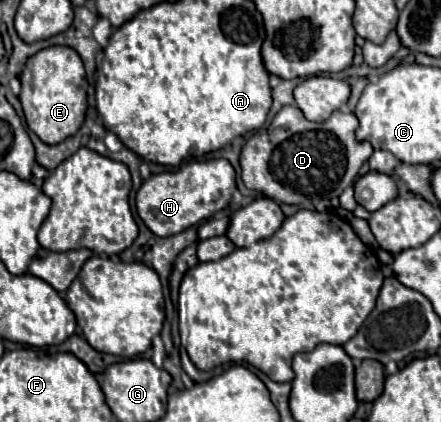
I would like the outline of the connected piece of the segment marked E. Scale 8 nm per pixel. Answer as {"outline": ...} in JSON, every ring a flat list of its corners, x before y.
{"outline":[[46,47,40,49,36,55,28,57,22,73,20,73,20,83,22,83,22,91,20,91,20,103,24,109,24,117,26,117,26,125,48,145,56,145,60,141,64,141,66,137,70,137,72,133,76,133,84,121,86,115,86,91,82,89,84,83,84,65,80,55,72,49,72,47]]}

